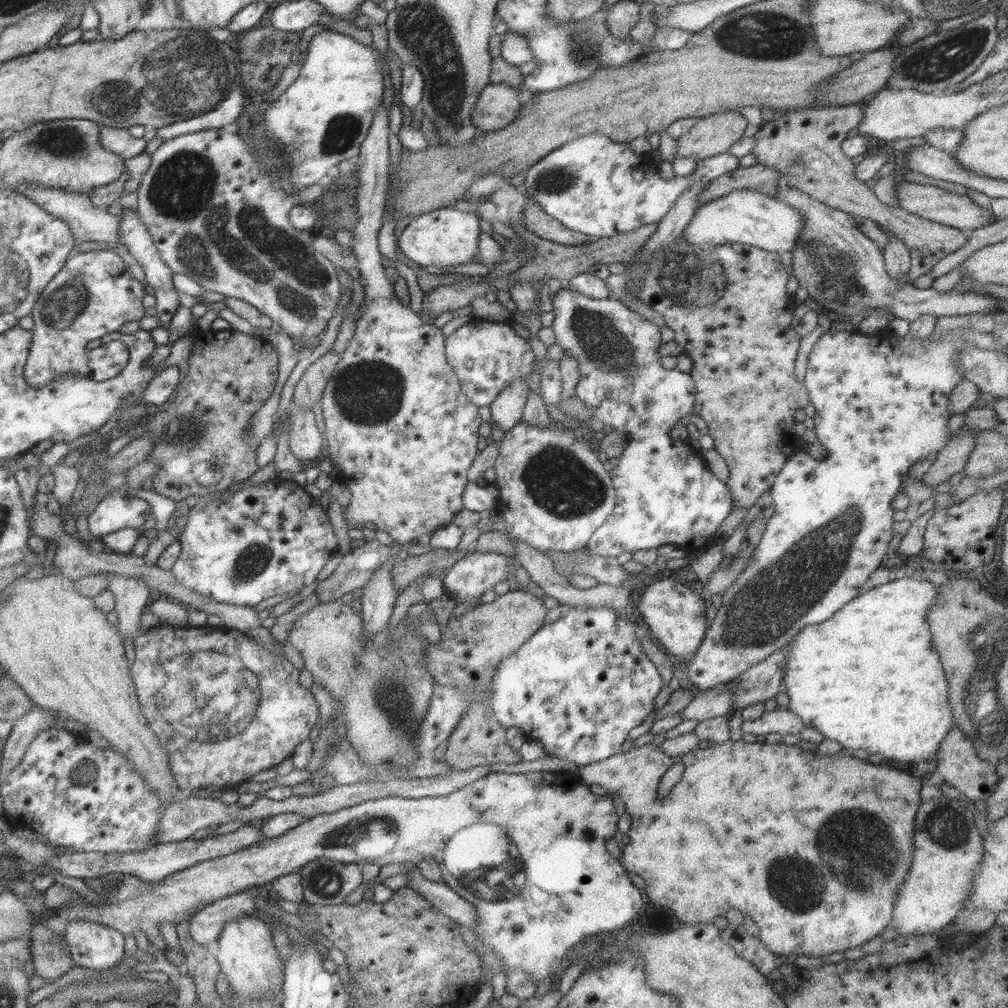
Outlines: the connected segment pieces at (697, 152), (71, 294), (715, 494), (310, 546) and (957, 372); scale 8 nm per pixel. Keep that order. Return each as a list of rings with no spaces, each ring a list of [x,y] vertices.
[[[737,110],[701,117],[686,135],[675,139],[675,156],[699,160],[727,153],[742,138],[747,125],[747,120]]]
[[[92,249],[77,252],[67,257],[65,264],[44,286],[34,302],[31,316],[34,322],[31,345],[23,367],[23,379],[29,387],[43,387],[53,377],[65,373],[97,382],[117,376],[123,368],[99,370],[99,366],[89,366],[85,358],[86,345],[106,334],[117,332],[119,326],[143,316],[141,299],[146,294],[144,283],[131,277],[127,265],[111,249]]]
[[[566,282],[551,298],[551,306],[554,319],[550,327],[555,336],[554,344],[563,349],[565,357],[577,360],[579,378],[575,397],[589,408],[593,418],[611,426],[615,432],[621,432],[626,441],[617,457],[617,465],[609,471],[615,506],[605,522],[592,532],[585,548],[591,555],[616,558],[622,552],[662,545],[706,548],[715,544],[717,528],[731,512],[731,493],[728,486],[709,471],[701,453],[685,446],[685,442],[674,441],[667,433],[679,418],[694,412],[693,400],[697,391],[689,373],[676,368],[665,370],[660,365],[657,352],[662,344],[660,328],[612,297],[587,298],[571,290]]]
[[[275,479],[259,482],[259,484],[243,484],[239,490],[231,492],[231,494],[210,493],[208,496],[198,497],[197,502],[190,509],[185,509],[187,514],[187,522],[180,532],[178,542],[181,546],[181,553],[176,558],[174,565],[171,566],[170,574],[173,579],[182,585],[183,589],[189,590],[191,593],[197,594],[199,597],[209,598],[211,601],[232,604],[234,606],[255,607],[262,600],[276,595],[287,593],[292,596],[303,587],[307,587],[325,565],[325,561],[331,555],[337,554],[337,537],[335,536],[332,526],[329,523],[326,510],[323,510],[320,503],[311,495],[309,495],[302,486],[293,482],[293,480]]]
[[[960,324],[951,331],[943,331],[941,337],[937,336],[937,340],[929,340],[913,336],[906,333],[903,336],[891,333],[889,329],[881,329],[875,335],[864,335],[856,331],[837,330],[832,326],[823,332],[817,339],[817,343],[812,347],[809,355],[804,357],[807,360],[807,369],[803,378],[803,386],[809,395],[809,403],[814,406],[815,413],[813,415],[814,432],[816,440],[823,448],[825,448],[825,458],[815,461],[802,451],[796,450],[787,462],[781,466],[781,470],[777,472],[773,484],[769,490],[773,514],[769,517],[762,537],[754,548],[752,554],[753,561],[747,566],[735,580],[732,586],[722,594],[721,605],[719,606],[713,622],[709,624],[701,642],[695,650],[694,654],[689,658],[689,666],[686,675],[689,681],[700,691],[708,690],[716,685],[726,684],[730,679],[739,677],[745,672],[749,666],[757,664],[767,658],[772,652],[781,650],[791,643],[793,636],[799,633],[805,626],[820,624],[832,618],[833,614],[840,610],[849,600],[855,598],[861,592],[861,586],[869,578],[869,575],[880,566],[881,560],[886,555],[891,534],[893,532],[893,514],[894,509],[891,507],[891,498],[900,490],[903,476],[907,474],[909,466],[921,458],[931,459],[949,440],[949,430],[947,429],[947,420],[949,420],[950,412],[947,411],[947,400],[949,394],[955,388],[955,384],[961,381],[961,369],[957,369],[958,358],[955,350],[963,344],[969,342],[971,346],[977,346],[981,350],[1001,350],[1001,345],[997,341],[997,337],[993,337],[991,333],[979,332],[975,329],[962,329]]]

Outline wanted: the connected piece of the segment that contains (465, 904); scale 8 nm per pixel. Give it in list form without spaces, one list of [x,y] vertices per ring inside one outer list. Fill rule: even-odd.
[[[417,869],[403,872],[407,877],[405,886],[413,889],[433,905],[441,914],[473,931],[475,928],[475,905],[453,892],[444,882],[429,881]]]

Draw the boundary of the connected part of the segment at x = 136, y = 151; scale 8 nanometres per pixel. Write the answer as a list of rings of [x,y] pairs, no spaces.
[[[101,125],[100,146],[125,160],[144,153],[147,142],[143,138],[132,138],[127,129],[115,129]]]

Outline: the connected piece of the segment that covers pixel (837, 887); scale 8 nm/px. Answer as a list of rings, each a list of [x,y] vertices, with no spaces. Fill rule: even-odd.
[[[741,738],[737,741],[727,739],[722,743],[714,743],[713,748],[695,749],[691,752],[667,756],[659,749],[659,745],[648,743],[641,747],[631,747],[627,752],[615,753],[605,760],[593,762],[585,766],[577,766],[581,782],[586,785],[597,784],[607,790],[607,795],[615,794],[621,798],[624,809],[630,817],[628,843],[621,853],[620,863],[628,872],[637,874],[645,880],[645,894],[651,902],[671,911],[673,917],[682,924],[693,925],[712,923],[716,916],[724,915],[729,908],[736,908],[741,914],[747,914],[759,930],[759,940],[771,951],[788,956],[796,955],[820,957],[832,955],[859,946],[862,942],[871,940],[881,930],[888,928],[891,920],[891,910],[895,906],[897,888],[903,884],[907,870],[911,866],[913,854],[913,831],[915,814],[922,801],[919,790],[923,782],[905,772],[885,768],[877,763],[876,759],[863,760],[853,757],[849,751],[840,751],[832,755],[823,752],[814,752],[801,749],[798,745],[779,743],[765,743],[755,741],[748,743]],[[681,762],[684,766],[679,781],[664,797],[657,797],[656,789],[659,779],[665,770]]]

